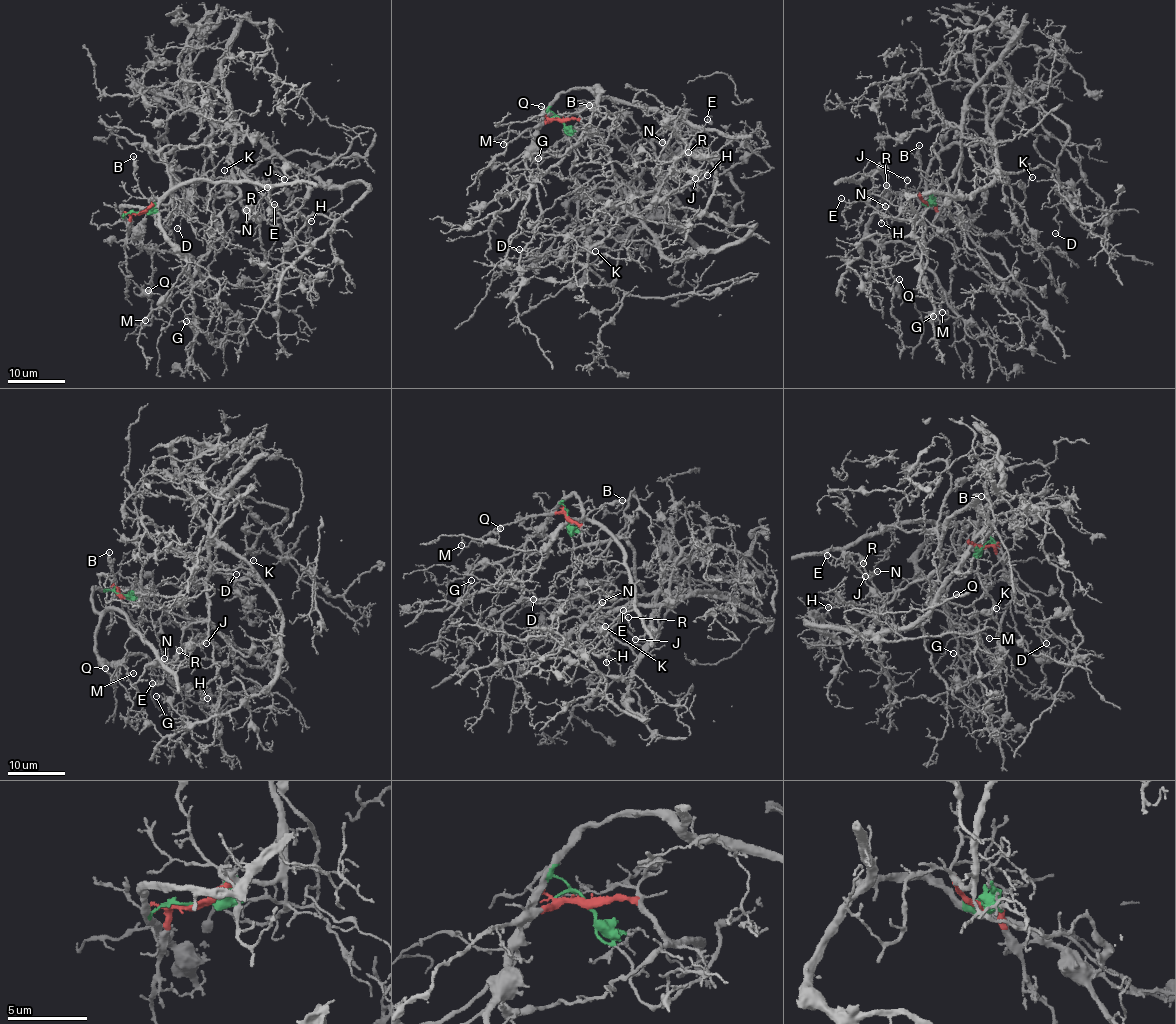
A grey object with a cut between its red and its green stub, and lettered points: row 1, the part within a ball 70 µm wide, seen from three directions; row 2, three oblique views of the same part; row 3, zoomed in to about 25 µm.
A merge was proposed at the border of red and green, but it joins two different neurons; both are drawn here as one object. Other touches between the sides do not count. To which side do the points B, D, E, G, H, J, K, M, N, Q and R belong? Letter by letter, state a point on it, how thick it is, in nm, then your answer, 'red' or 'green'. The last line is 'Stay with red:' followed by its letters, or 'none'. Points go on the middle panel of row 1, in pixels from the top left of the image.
B: (589, 105) | 120 nm | red
D: (519, 249) | 130 nm | red
E: (707, 119) | 120 nm | green
G: (538, 158) | 130 nm | green
H: (707, 175) | 130 nm | red
J: (695, 178) | 110 nm | green
K: (595, 251) | 110 nm | red
M: (503, 144) | 150 nm | green
N: (662, 142) | 130 nm | red
Q: (541, 106) | 170 nm | green
R: (688, 152) | 100 nm | green
Stay with red: B, D, H, K, N

